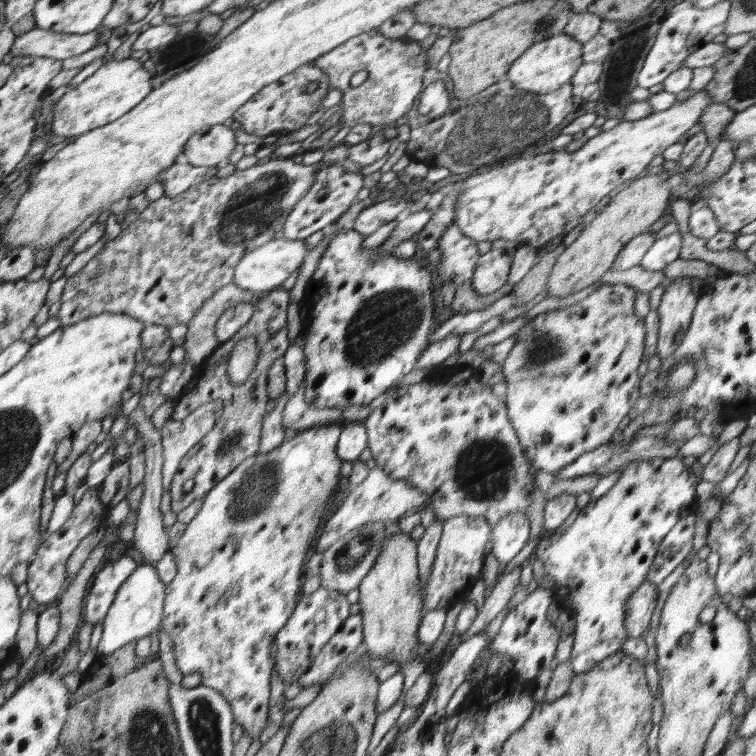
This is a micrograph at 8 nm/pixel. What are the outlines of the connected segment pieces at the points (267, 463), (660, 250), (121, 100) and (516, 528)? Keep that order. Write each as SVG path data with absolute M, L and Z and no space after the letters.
M334 424L314 426L298 432L270 452L262 454L257 451L257 454L244 460L230 475L222 478L222 481L218 482L214 489L203 497L200 511L193 520L190 520L178 544L169 551L174 556L177 571L175 577L165 585L165 601L162 608L160 628L163 628L163 631L172 641L176 666L183 676L198 673L201 676L202 686L208 686L208 688L214 688L220 692L233 710L235 723L242 725L243 732L247 732L253 742L259 740L259 734L264 730L268 718L270 674L272 674L272 669L275 666L275 661L269 655L272 642L275 641L275 634L286 625L288 618L292 615L298 594L302 594L301 588L304 581L302 564L308 560L314 541L318 538L319 531L323 529L326 515L331 510L329 507L339 492L338 482L340 482L341 464L343 462L341 458L338 458L336 449L340 433L340 426Z
M678 231L655 239L639 265L648 271L663 270L670 261L678 257L680 248L682 248L682 236Z
M113 60L104 64L78 87L68 89L55 103L51 131L58 137L78 137L89 130L114 122L140 104L152 90L152 72L144 70L140 60Z
M508 514L491 528L491 553L504 567L523 549L529 538L530 522L525 514Z

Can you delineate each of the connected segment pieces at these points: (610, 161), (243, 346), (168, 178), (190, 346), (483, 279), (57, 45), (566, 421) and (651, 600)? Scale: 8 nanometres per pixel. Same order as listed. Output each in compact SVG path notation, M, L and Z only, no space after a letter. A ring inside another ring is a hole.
M704 90L684 101L676 101L670 108L654 111L644 118L633 121L622 121L608 132L600 134L588 141L574 152L553 151L550 143L538 146L538 152L532 151L527 157L514 158L502 162L486 172L472 173L468 178L459 180L461 193L455 208L456 225L474 243L484 240L513 240L517 244L529 244L540 251L544 244L552 238L564 238L572 228L591 216L594 207L604 196L610 194L616 186L620 186L640 174L650 161L662 154L668 146L680 142L684 134L691 135L697 130L699 118L713 100Z
M252 336L241 338L230 351L227 362L228 380L234 384L242 384L253 371L257 361L257 342Z
M180 154L176 162L164 169L156 178L164 186L163 196L173 197L194 185L200 184L215 176L216 167L194 166Z
M228 284L224 288L218 290L212 295L202 306L199 311L187 322L187 333L183 340L183 347L185 350L186 363L192 363L193 366L199 368L201 364L204 364L205 360L217 349L220 344L217 336L215 335L215 326L217 320L223 312L226 312L232 305L239 302L252 302L252 293L250 290L243 290L236 286L236 284Z
M491 250L480 256L471 279L474 290L489 295L507 284L511 258L505 250Z
M34 28L16 37L9 52L13 57L47 57L62 62L103 44L103 37L102 30L87 34L60 34L60 32Z
M626 284L602 285L595 289L588 297L569 307L562 308L557 313L554 310L546 311L535 316L525 327L520 329L515 336L515 343L509 355L503 360L502 372L507 382L505 405L507 415L512 428L516 431L519 445L523 455L529 460L531 466L542 470L542 472L560 471L561 468L573 463L582 454L593 451L618 437L618 424L622 418L629 414L633 402L639 397L640 374L638 366L644 358L644 319L640 319L634 313L634 300L638 289Z
M644 581L625 602L627 638L638 638L648 628L654 612L656 612L656 599L658 585Z

